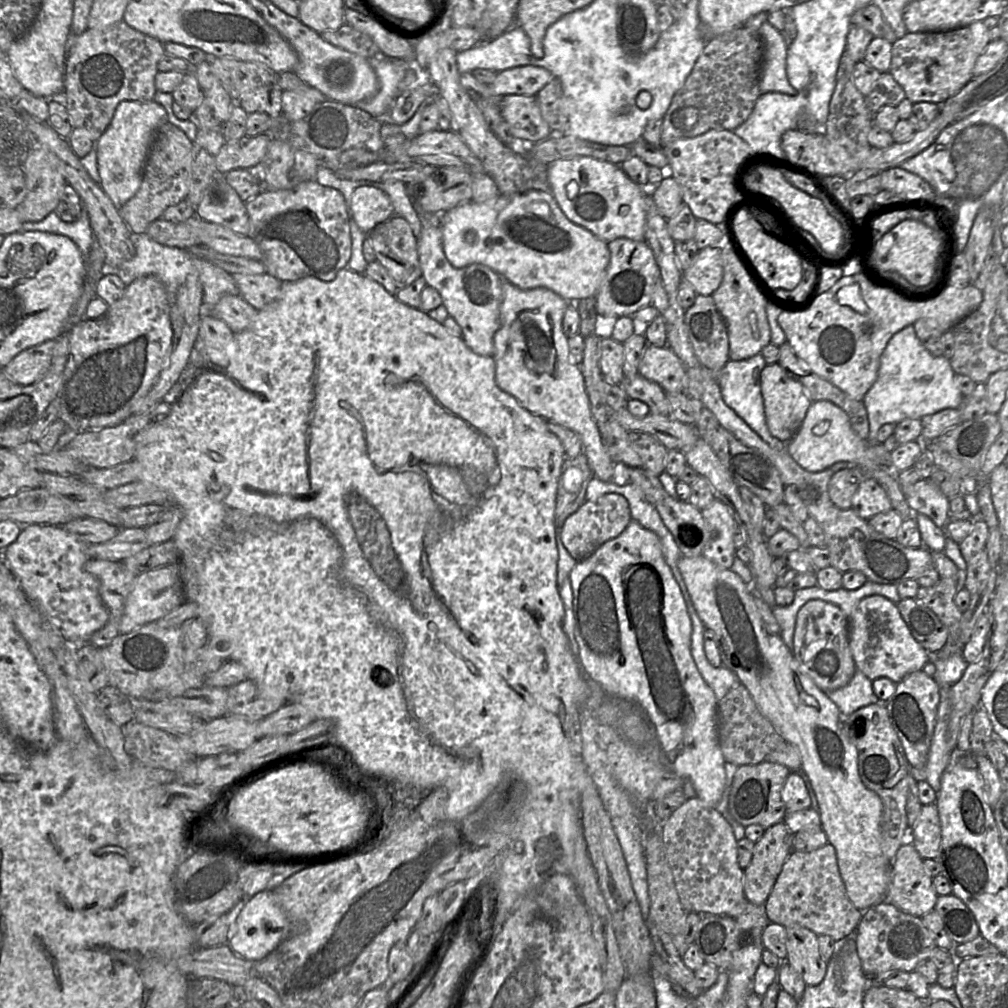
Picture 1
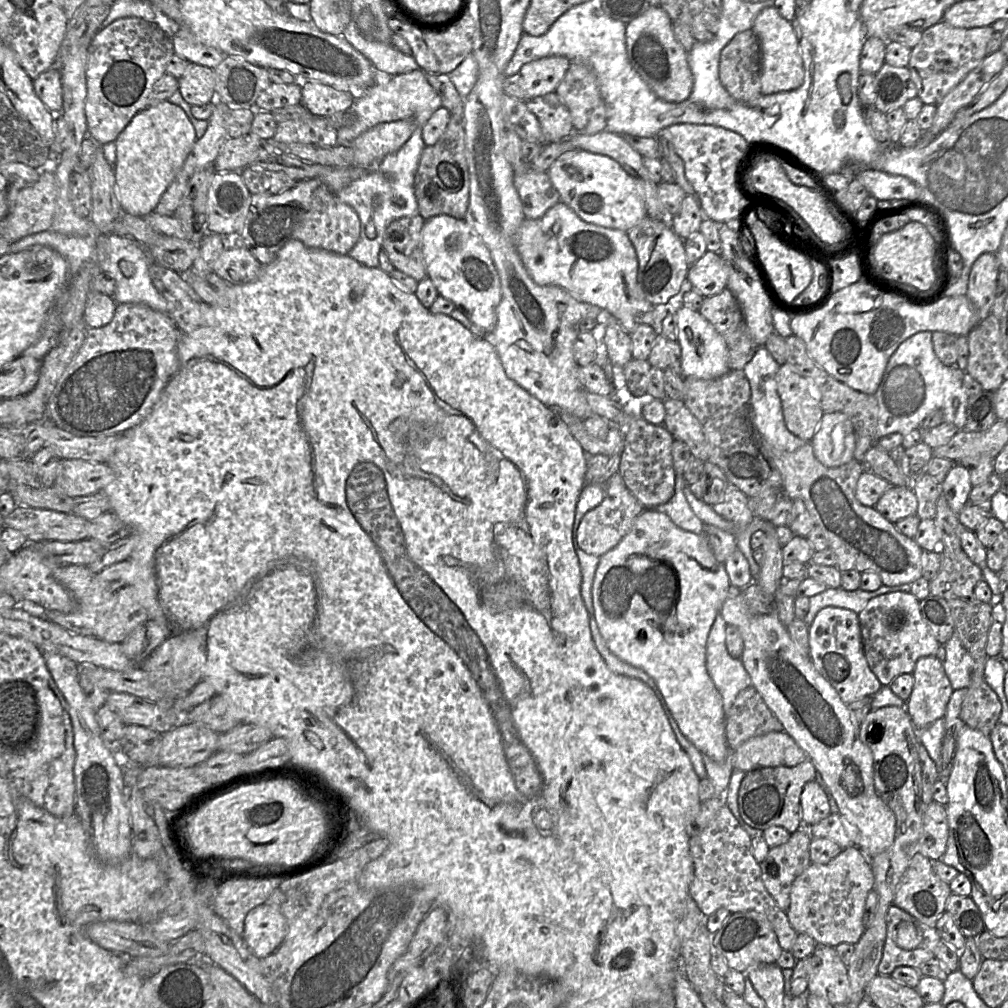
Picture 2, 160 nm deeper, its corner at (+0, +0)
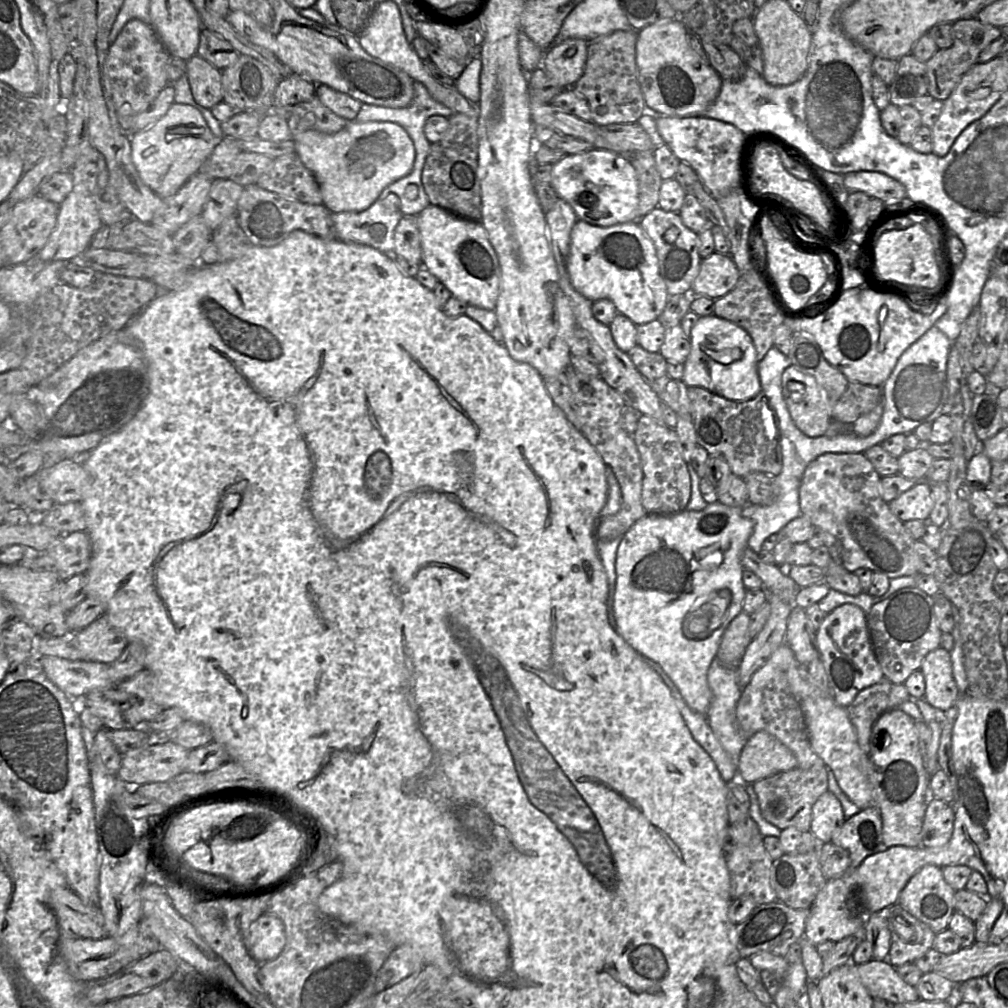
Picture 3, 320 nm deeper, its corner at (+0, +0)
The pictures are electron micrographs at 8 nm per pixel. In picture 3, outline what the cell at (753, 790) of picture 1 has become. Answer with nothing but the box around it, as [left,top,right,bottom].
[752,767,828,832]

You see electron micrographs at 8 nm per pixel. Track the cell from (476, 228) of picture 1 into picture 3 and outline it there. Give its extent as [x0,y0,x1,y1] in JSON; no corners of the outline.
[567,220,669,326]

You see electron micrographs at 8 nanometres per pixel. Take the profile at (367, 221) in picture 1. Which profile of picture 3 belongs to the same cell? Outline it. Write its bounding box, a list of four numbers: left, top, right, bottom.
[292,122,415,212]

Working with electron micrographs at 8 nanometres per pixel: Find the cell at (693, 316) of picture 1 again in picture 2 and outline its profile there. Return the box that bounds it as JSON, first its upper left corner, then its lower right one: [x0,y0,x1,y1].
[698,288,759,370]

